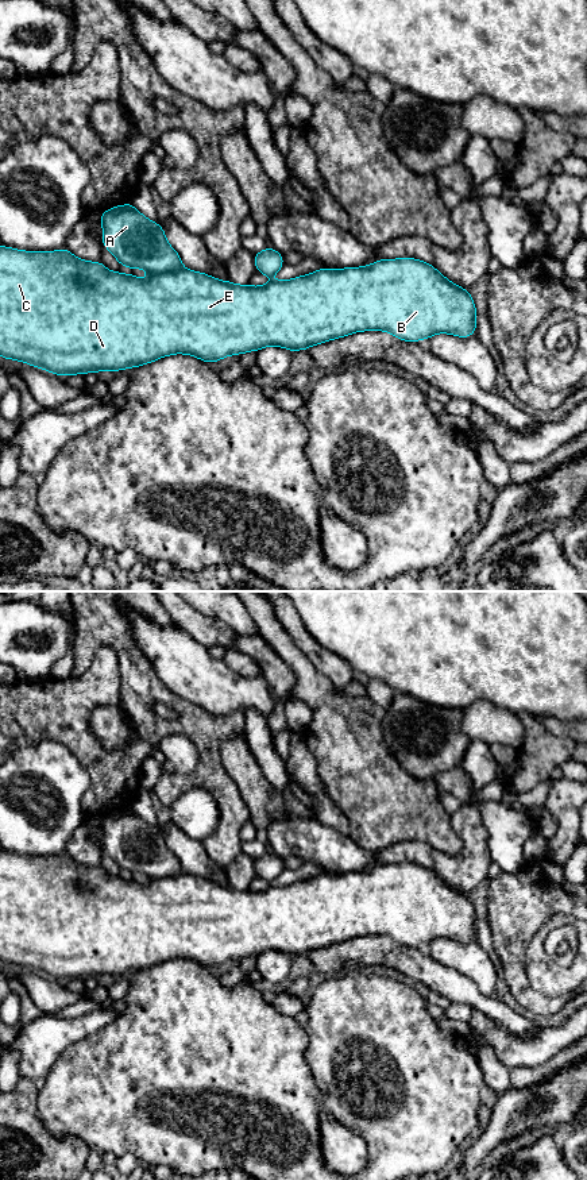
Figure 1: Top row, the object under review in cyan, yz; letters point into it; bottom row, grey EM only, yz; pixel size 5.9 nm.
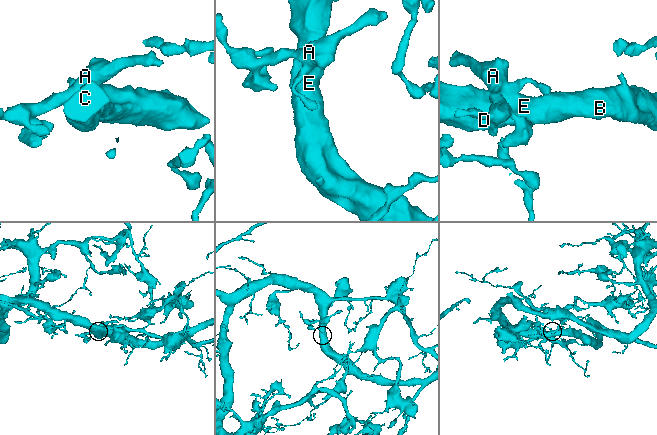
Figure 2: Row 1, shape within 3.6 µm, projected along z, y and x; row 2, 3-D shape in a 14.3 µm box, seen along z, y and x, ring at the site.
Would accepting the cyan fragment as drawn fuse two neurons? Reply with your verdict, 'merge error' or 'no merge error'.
merge error

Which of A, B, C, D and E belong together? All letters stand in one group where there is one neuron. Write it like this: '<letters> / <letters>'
A / B C D E

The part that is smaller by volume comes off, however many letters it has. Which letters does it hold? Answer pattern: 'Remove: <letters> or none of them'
Remove: A

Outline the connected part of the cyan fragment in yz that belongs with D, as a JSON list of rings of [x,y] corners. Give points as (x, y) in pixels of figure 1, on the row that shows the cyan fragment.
[[[0,246],[0,356],[26,362],[58,377],[135,369],[173,354],[193,355],[212,363],[267,346],[289,351],[308,350],[360,331],[386,331],[409,343],[430,339],[440,332],[467,339],[476,332],[476,313],[468,289],[414,258],[379,259],[362,267],[323,267],[293,279],[271,279],[264,286],[251,286],[188,269],[139,279],[112,273],[100,261],[82,261],[67,248],[23,251]]]

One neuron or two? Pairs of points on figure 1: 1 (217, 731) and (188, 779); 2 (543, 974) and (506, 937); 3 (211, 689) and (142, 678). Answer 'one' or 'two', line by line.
1: one
2: two
3: two

